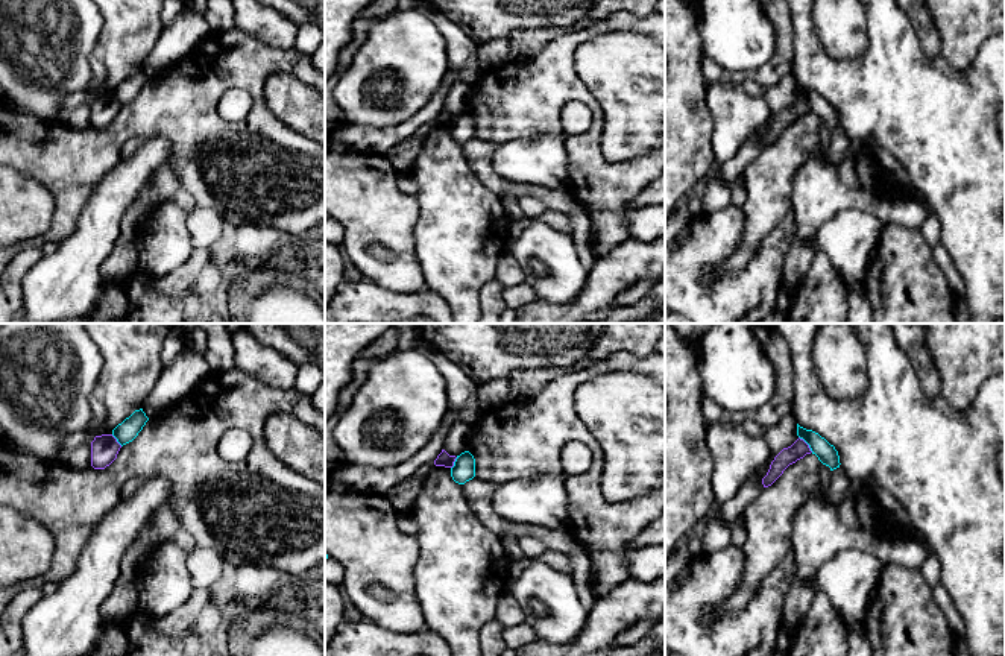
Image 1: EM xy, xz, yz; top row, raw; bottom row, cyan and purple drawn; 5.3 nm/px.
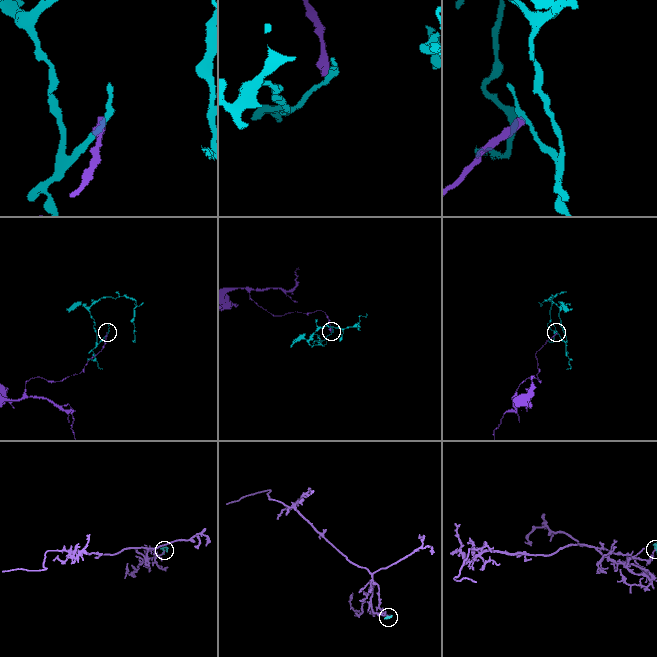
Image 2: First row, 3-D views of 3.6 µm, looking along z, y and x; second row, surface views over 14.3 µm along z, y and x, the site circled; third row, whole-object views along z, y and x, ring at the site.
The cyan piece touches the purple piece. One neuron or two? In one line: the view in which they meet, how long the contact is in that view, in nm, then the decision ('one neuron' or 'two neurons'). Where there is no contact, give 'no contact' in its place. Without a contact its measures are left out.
contact in yz; length 120 nm; two neurons

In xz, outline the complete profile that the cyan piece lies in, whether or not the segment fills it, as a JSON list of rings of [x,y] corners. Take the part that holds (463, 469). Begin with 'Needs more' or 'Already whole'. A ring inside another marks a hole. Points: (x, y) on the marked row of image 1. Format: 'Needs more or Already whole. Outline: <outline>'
Already whole. Outline: [[[469,451],[457,456],[454,466],[451,468],[451,477],[458,484],[465,484],[475,477],[475,459]]]

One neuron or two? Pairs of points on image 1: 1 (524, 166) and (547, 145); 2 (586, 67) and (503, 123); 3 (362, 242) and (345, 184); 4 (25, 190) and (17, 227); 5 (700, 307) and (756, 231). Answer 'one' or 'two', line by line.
1: one
2: two
3: one
4: one
5: two

